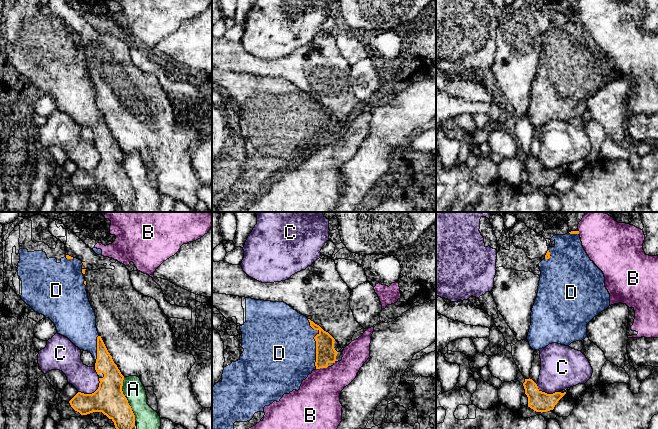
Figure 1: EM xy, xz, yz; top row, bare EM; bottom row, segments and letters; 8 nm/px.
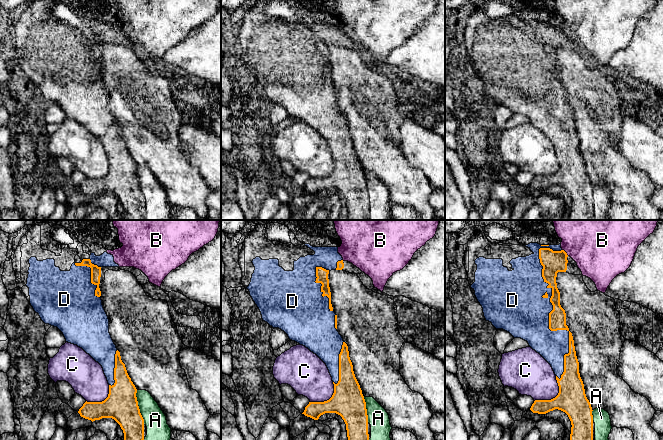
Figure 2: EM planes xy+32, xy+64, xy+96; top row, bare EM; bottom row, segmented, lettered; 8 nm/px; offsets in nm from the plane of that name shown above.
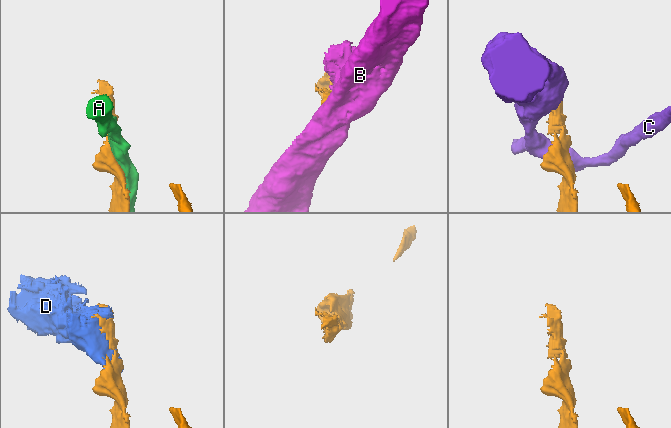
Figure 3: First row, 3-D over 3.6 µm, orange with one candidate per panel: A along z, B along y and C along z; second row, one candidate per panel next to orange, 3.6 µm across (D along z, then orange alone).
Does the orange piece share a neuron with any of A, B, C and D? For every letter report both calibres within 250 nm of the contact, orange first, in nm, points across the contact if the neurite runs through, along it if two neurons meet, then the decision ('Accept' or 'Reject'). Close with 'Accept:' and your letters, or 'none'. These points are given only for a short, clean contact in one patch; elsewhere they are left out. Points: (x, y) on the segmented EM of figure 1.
A: Thickness 240 nm (orange) against 180 nm. Reject
B: Thickness 160 nm (orange) against 340 nm. Reject
C: Thickness 240 nm (orange) against 220 nm. Reject
D: Thickness 160 nm (orange) against 480 nm. Accept
Accept: D

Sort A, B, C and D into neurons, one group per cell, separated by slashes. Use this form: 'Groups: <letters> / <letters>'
Groups: A / B / C / D

